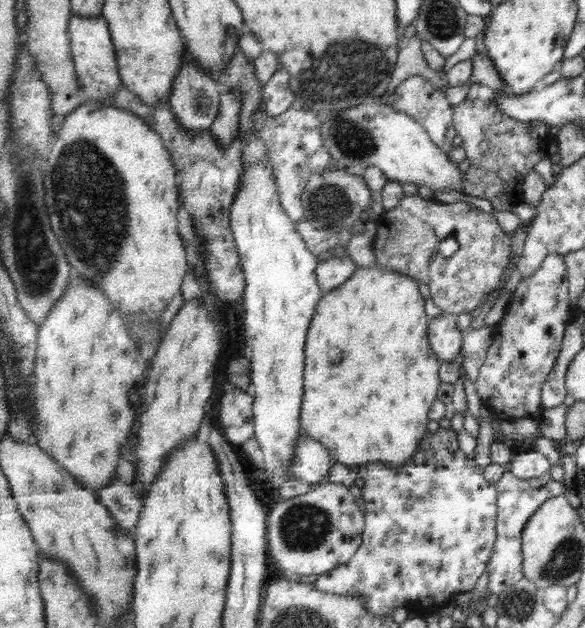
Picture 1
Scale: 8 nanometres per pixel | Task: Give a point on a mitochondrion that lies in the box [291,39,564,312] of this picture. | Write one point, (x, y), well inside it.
(351, 141)

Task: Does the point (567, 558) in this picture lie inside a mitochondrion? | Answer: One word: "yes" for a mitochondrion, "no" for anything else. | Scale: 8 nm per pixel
yes

